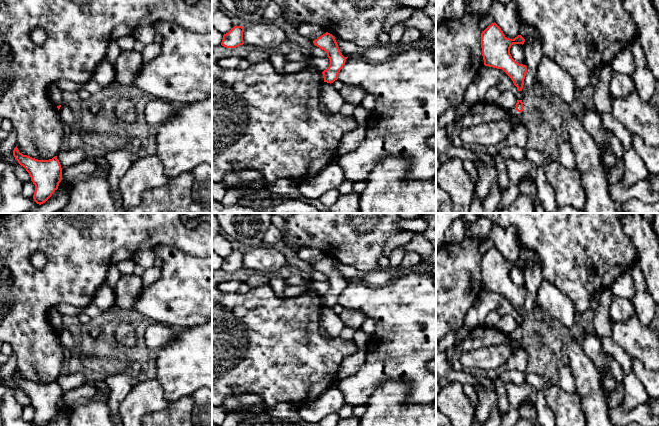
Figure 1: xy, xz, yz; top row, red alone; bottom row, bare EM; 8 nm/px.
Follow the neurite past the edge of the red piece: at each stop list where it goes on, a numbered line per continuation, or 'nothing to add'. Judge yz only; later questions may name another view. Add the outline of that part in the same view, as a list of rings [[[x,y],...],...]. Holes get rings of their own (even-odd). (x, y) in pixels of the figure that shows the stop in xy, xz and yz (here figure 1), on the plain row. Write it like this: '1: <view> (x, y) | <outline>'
1: yz (514, 336) | [[[513,330],[511,333],[510,333],[510,336],[513,340],[515,341],[521,341],[522,340],[522,336],[518,336],[516,334],[516,330]]]

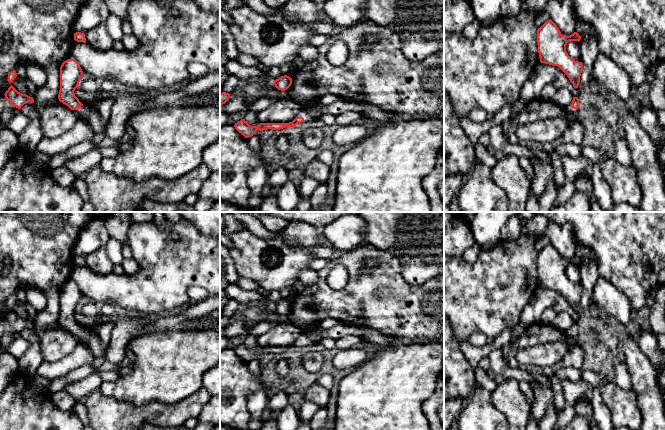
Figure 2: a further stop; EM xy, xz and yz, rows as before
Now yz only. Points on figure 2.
1: yz (570, 333) | [[[569,327],[567,330],[566,330],[566,333],[569,337],[571,338],[577,338],[578,337],[578,333],[574,333],[572,331],[572,327]]]

